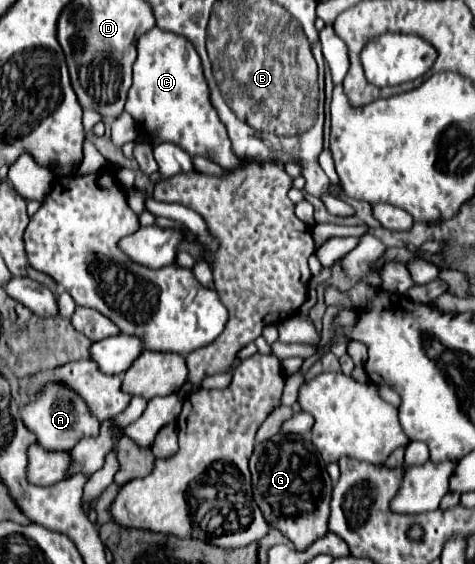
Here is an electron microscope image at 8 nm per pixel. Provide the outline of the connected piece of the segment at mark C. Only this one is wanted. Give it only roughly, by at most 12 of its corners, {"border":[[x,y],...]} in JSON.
{"border":[[181,35],[139,37],[125,111],[235,169],[201,59]]}

